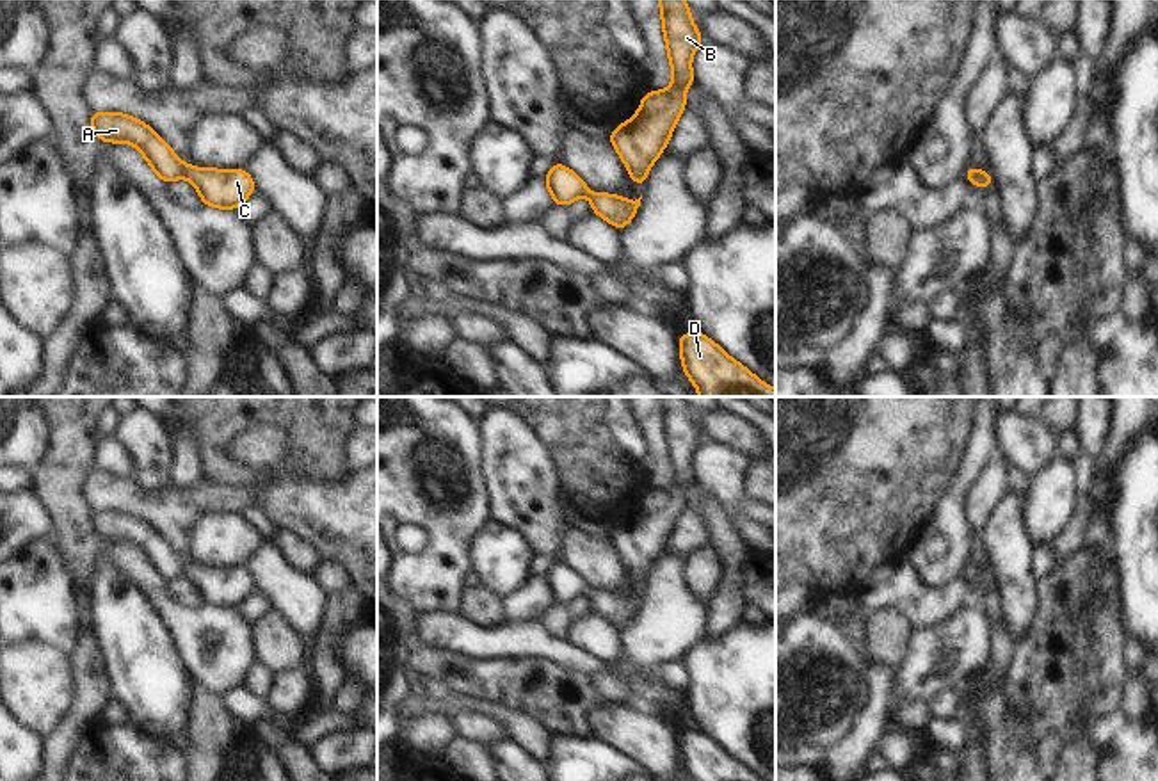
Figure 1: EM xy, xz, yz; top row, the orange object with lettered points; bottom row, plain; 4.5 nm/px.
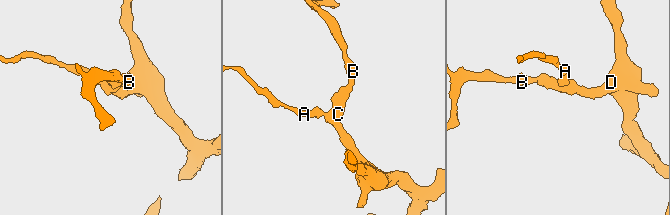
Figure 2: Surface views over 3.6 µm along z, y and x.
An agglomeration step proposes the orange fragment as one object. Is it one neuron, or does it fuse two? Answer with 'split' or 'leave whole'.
leave whole

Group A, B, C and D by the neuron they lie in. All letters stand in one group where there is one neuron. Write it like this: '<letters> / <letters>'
A B C D

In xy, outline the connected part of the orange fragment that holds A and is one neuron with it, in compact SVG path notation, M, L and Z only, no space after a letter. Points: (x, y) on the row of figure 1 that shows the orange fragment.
M92 112L89 123L92 133L105 144L133 144L164 183L189 178L201 196L201 205L237 210L256 192L245 169L201 169L183 164L165 141L137 117L119 112Z

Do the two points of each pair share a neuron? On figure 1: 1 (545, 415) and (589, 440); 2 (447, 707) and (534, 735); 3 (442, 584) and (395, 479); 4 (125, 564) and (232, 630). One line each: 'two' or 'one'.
1: one
2: one
3: one
4: one

